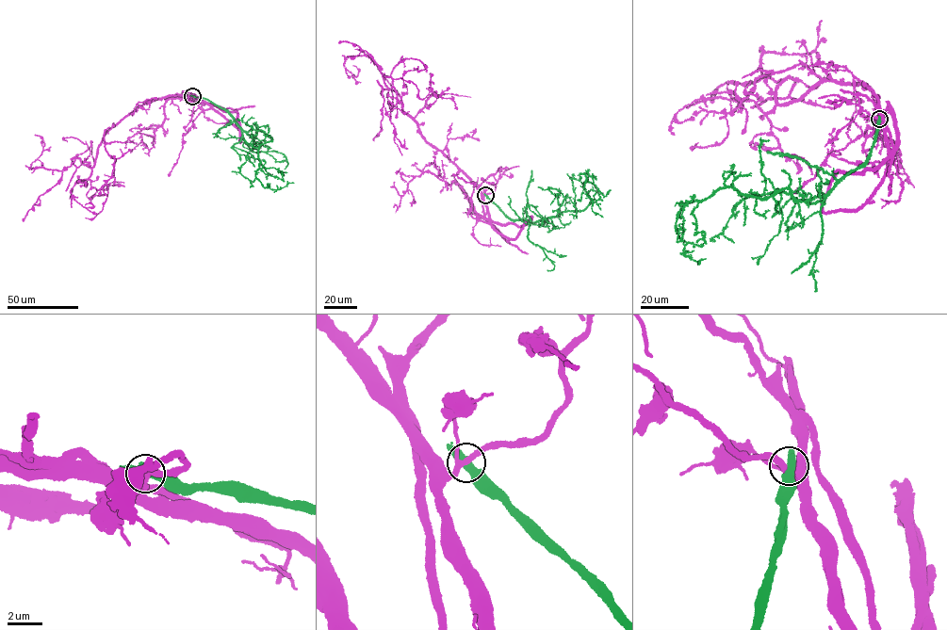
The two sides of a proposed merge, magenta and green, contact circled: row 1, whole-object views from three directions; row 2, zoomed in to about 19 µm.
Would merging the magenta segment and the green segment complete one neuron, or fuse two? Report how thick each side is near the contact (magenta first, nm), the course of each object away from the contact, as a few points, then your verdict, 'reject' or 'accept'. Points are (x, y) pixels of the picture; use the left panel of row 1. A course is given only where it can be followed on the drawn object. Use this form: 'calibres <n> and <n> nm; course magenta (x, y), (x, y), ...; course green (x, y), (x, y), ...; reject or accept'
calibres 280 and 480 nm; course magenta (191, 96), (140, 105), (107, 132), (91, 168), (77, 158), (63, 169), (29, 169), (44, 144), (35, 135); course green (192, 96), (228, 111), (252, 137), (258, 130), (271, 137), (258, 150), (255, 175), (263, 186), (294, 183); reject

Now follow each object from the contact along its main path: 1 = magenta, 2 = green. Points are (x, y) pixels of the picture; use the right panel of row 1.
1: (878, 119), (862, 83), (825, 80), (777, 104), (786, 78), (764, 76), (762, 54), (809, 54), (821, 21)
2: (879, 119), (868, 157), (823, 196), (726, 185), (686, 202), (677, 233), (699, 264)

